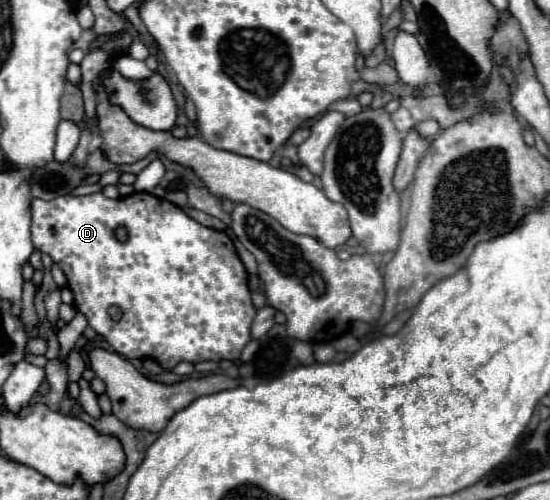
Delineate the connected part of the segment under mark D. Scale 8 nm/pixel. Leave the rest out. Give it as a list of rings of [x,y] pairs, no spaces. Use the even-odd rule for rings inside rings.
[[[95,192],[95,194],[89,194],[89,196],[59,196],[51,202],[45,202],[45,200],[33,200],[31,202],[31,212],[33,212],[33,224],[31,224],[31,234],[33,234],[33,244],[37,250],[49,254],[53,258],[53,262],[63,270],[63,274],[67,276],[67,284],[69,288],[73,290],[73,296],[75,296],[75,302],[73,306],[83,312],[89,320],[89,326],[101,334],[117,354],[125,356],[125,358],[153,358],[157,360],[163,368],[171,370],[177,362],[185,360],[185,362],[201,362],[201,360],[239,360],[239,354],[243,350],[243,346],[251,340],[251,334],[249,334],[249,328],[251,328],[251,320],[255,316],[255,308],[251,304],[251,292],[249,292],[249,286],[247,286],[247,270],[245,266],[241,264],[237,252],[235,252],[235,246],[231,242],[231,238],[225,234],[225,232],[217,232],[217,230],[211,230],[211,228],[205,228],[201,226],[199,222],[195,222],[193,218],[189,218],[181,208],[177,208],[175,204],[163,200],[163,198],[157,198],[153,194],[147,194],[147,192],[135,192],[131,196],[125,196],[125,198],[117,198],[117,200],[109,200],[105,198],[101,192]],[[117,226],[123,226],[127,228],[127,242],[119,242],[115,238],[115,228]],[[109,306],[119,306],[123,316],[121,320],[111,320],[111,316],[107,314],[107,308]]]

